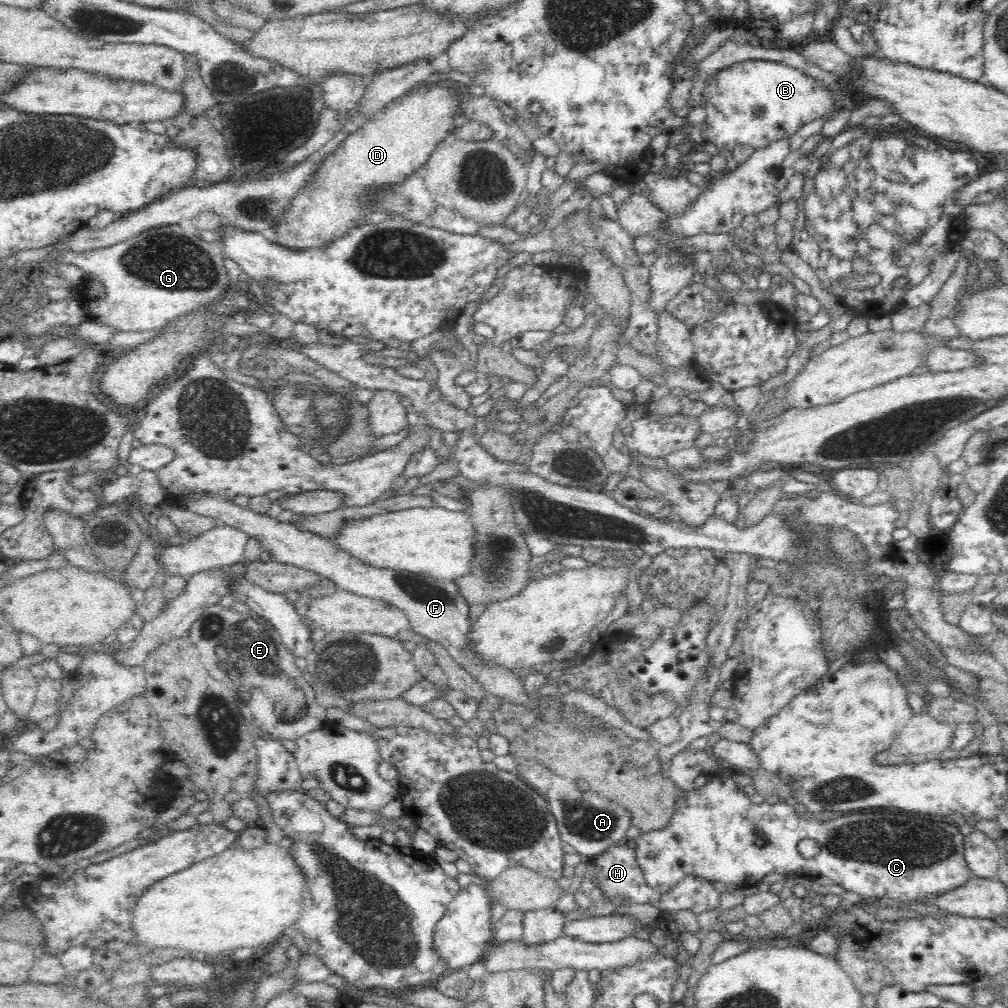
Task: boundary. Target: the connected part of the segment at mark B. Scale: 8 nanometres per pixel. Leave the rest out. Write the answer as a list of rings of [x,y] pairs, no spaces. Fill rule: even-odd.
[[[748,60],[721,69],[713,74],[706,89],[702,91],[702,98],[707,117],[701,126],[701,136],[724,152],[732,151],[738,144],[749,144],[754,150],[764,148],[779,138],[792,136],[805,124],[822,118],[833,109],[831,91],[822,82],[792,66],[784,66],[780,62],[770,60]],[[756,107],[763,108],[763,113],[759,117],[755,115]]]

